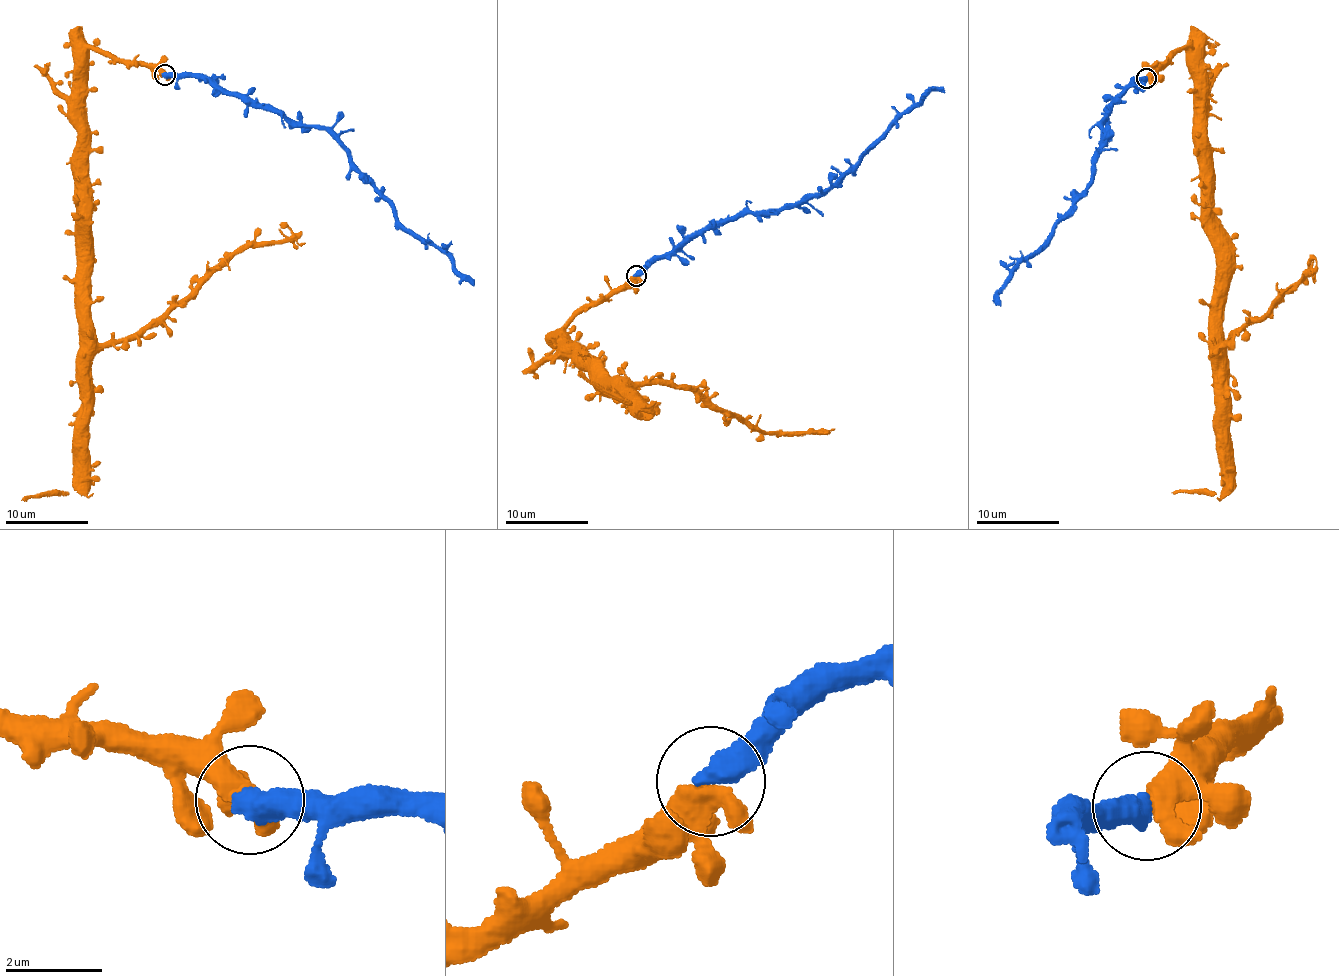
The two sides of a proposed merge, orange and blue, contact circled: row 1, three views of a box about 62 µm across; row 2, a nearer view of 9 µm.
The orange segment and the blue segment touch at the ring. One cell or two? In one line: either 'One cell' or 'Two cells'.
One cell

